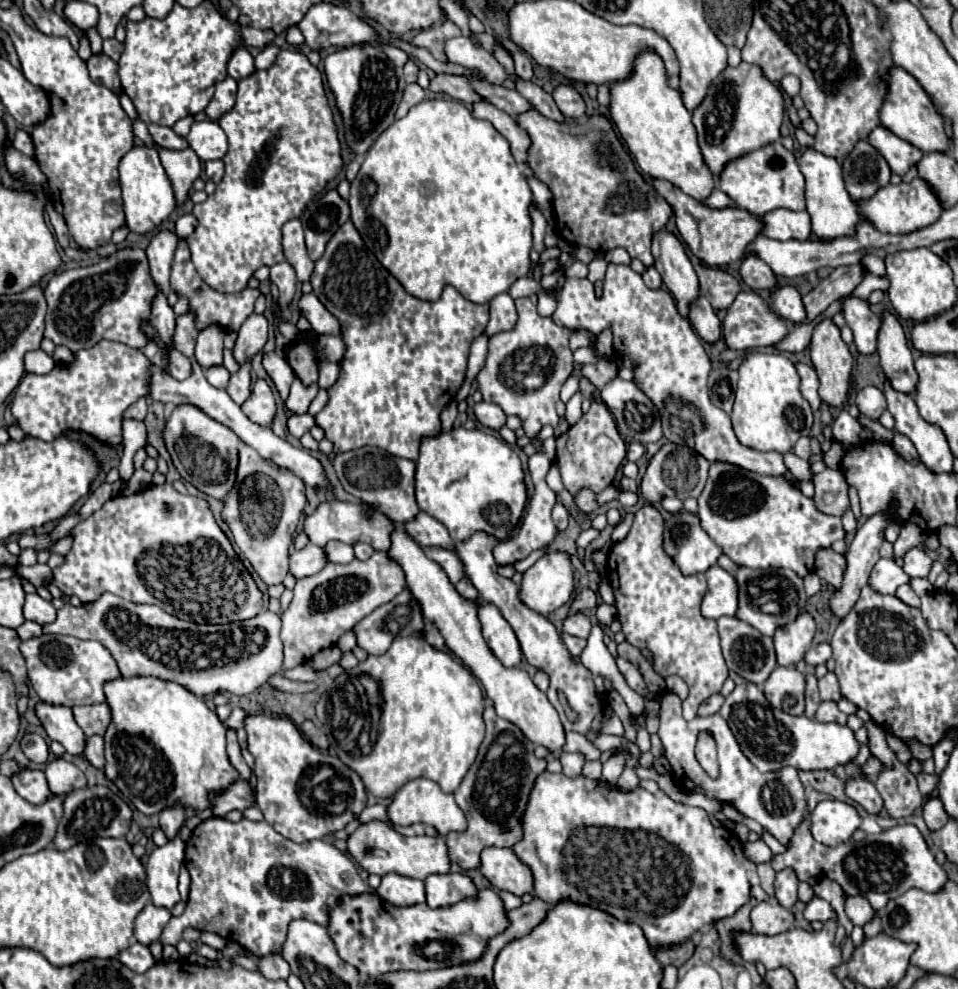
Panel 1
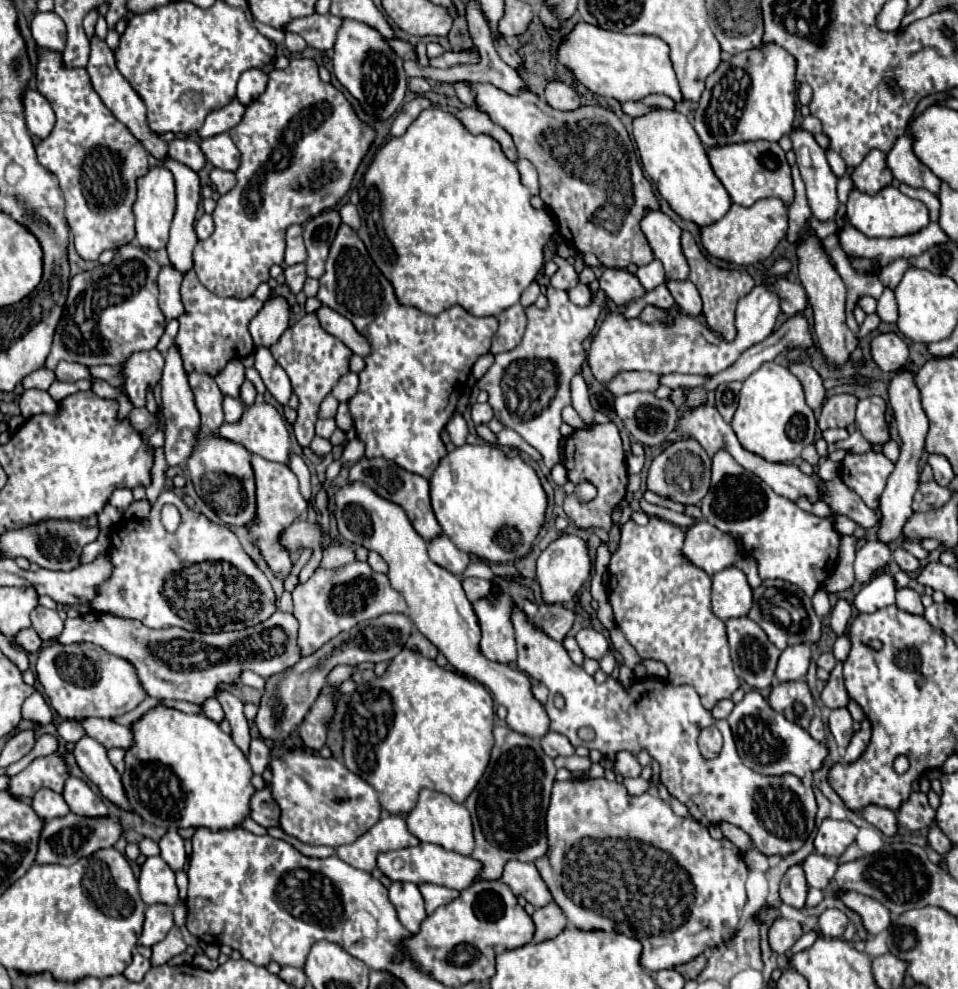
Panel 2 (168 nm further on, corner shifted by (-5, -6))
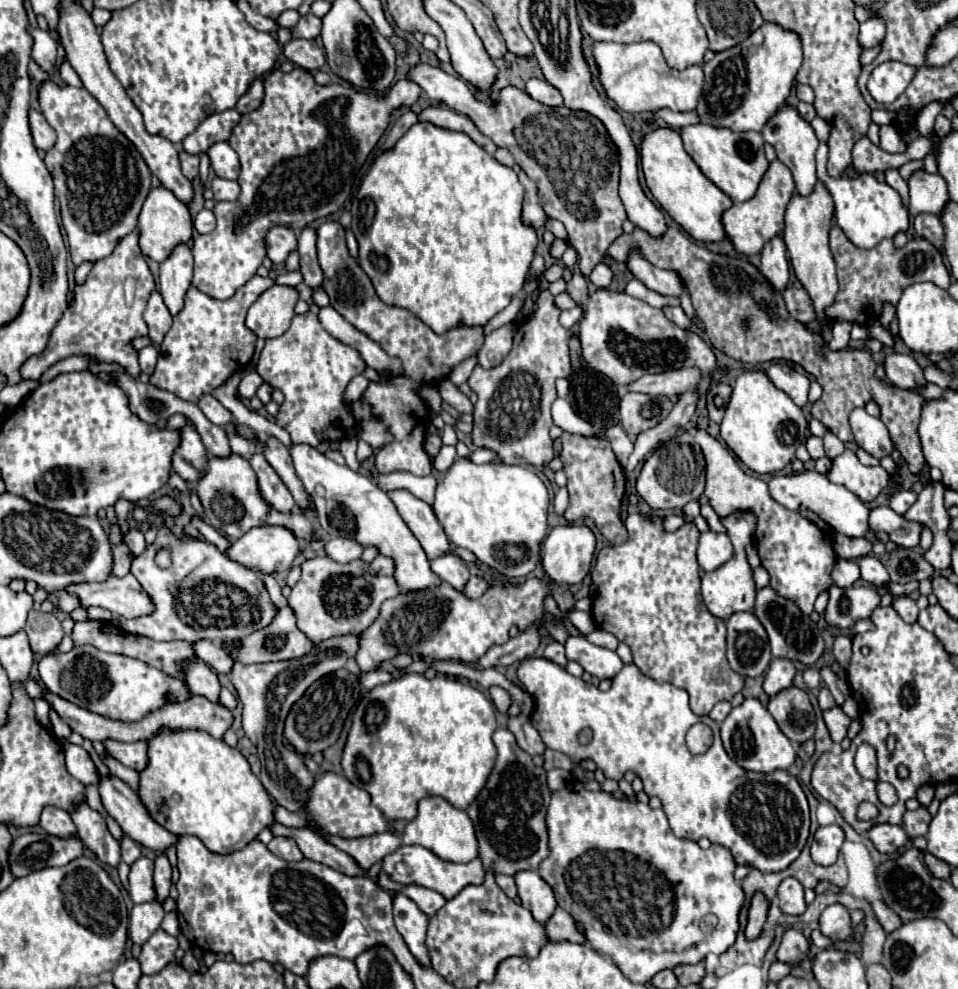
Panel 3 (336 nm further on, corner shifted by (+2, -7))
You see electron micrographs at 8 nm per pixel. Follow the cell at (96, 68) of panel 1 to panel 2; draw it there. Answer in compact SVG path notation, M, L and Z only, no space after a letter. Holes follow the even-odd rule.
M93 35L91 39L91 55L89 55L89 63L87 63L87 73L89 73L89 79L93 83L93 89L99 93L99 97L103 99L103 103L111 109L111 113L123 123L127 125L127 129L143 143L145 151L149 155L153 155L157 161L163 161L167 159L167 147L169 147L169 141L161 139L157 133L151 131L149 123L147 123L147 109L145 109L145 103L139 99L139 95L135 93L135 89L127 83L127 79L123 79L123 75L117 71L115 67L115 57L113 57L113 51L107 47L107 43L103 39L99 39L97 35Z

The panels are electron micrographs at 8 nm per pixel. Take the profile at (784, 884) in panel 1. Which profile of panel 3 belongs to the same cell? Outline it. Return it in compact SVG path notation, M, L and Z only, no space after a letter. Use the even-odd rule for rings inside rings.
M784 878L778 886L778 900L780 900L780 908L786 914L802 914L806 910L806 902L804 902L804 888L796 878Z

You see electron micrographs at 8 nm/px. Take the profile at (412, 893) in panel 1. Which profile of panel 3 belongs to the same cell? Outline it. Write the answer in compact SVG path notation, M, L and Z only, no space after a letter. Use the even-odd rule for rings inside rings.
M394 892L392 900L394 900L396 930L402 934L410 952L416 956L416 960L420 960L420 964L430 966L428 950L424 946L428 916L424 912L420 912L420 908L416 908L416 904L402 892Z

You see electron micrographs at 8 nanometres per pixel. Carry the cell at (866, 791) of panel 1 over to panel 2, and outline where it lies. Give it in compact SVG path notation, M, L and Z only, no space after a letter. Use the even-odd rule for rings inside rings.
M867 805L863 811L861 811L863 819L869 821L871 825L875 825L883 835L887 837L893 837L897 833L897 815L885 807L879 807L879 805Z

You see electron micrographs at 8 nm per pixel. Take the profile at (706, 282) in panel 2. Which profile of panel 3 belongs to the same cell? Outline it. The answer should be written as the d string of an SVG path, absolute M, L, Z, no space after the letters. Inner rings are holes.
M670 222L668 232L660 240L648 236L646 232L640 232L638 228L632 234L622 234L612 244L612 248L608 248L608 254L618 262L626 262L630 252L634 250L654 266L674 270L682 276L690 290L696 316L704 322L706 338L716 350L722 350L734 360L750 364L784 358L800 364L806 372L814 374L824 388L824 394L818 402L814 402L812 416L820 420L830 432L834 432L842 442L854 440L848 424L850 412L874 398L880 404L882 422L886 422L892 442L900 450L902 458L908 462L912 472L922 470L924 456L916 428L920 422L920 408L924 404L924 398L916 392L890 388L886 386L886 382L876 380L876 362L872 360L872 354L868 350L828 350L826 340L820 332L814 332L788 316L782 296L778 292L772 292L764 276L760 276L758 268L754 268L744 258L712 254L710 250L698 246L690 236L686 236L676 222ZM746 320L750 322L748 326L744 326Z

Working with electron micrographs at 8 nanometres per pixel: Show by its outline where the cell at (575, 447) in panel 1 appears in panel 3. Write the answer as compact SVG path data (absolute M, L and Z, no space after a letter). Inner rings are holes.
M562 434L562 452L560 460L564 464L564 472L568 476L568 494L570 504L564 512L564 518L574 524L580 518L592 518L602 536L610 544L622 544L626 540L626 528L620 520L620 502L624 496L624 470L614 456L608 438L586 438L576 434Z

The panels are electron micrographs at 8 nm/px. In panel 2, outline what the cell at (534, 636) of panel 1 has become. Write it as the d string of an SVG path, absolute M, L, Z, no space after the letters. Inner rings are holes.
M519 607L513 611L513 625L515 625L515 637L517 637L517 649L519 649L519 657L517 657L519 671L527 673L531 679L537 679L551 691L551 697L545 705L547 717L551 721L549 723L551 731L565 735L575 747L585 745L587 749L597 749L597 751L601 751L601 755L605 759L611 759L611 761L615 761L615 755L619 751L629 751L629 753L637 755L641 749L645 749L659 763L661 783L667 787L669 795L673 795L683 805L687 805L689 813L701 825L731 823L731 825L743 829L749 835L753 847L767 857L769 855L785 857L803 847L803 843L807 841L807 837L811 835L811 831L815 827L815 813L817 813L817 803L815 803L815 795L813 795L811 787L805 787L803 781L791 773L781 775L781 777L767 777L767 775L759 775L759 773L751 771L749 767L745 767L737 755L729 723L713 719L713 715L701 705L699 695L691 685L673 687L671 683L651 679L651 677L635 679L635 683L627 689L613 677L607 677L605 683L597 685L593 681L593 677L583 671L583 667L575 665L569 659L565 647L559 641L553 641L551 637L547 637L543 631L539 631L531 621L527 621L523 609L519 609ZM557 693L565 699L563 709L557 709L553 705L553 697ZM713 723L721 729L725 743L723 743L721 753L715 759L703 759L699 753L699 747L697 747L697 737L703 727L709 727ZM579 727L591 727L595 731L595 741L591 741L591 743L581 741L577 737Z

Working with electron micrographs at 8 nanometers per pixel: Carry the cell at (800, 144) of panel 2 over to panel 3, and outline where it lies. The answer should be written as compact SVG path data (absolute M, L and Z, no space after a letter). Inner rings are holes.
M784 106L780 112L776 112L776 116L772 116L772 120L768 120L768 124L762 130L762 136L766 142L770 142L778 154L778 160L782 164L786 164L794 176L796 182L796 192L800 196L808 196L814 192L814 186L818 182L816 178L816 148L818 148L818 138L814 136L812 126L800 118L798 110L792 106Z

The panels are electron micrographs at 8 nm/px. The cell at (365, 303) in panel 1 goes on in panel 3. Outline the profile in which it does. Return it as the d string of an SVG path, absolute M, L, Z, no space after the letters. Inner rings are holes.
M328 220L318 226L318 262L324 272L322 288L330 298L330 306L354 328L378 342L386 354L398 356L402 362L400 374L382 372L380 382L370 382L362 394L362 400L372 406L376 420L382 422L392 434L392 442L384 444L374 454L376 472L410 472L414 476L428 476L432 472L432 458L424 450L424 436L426 426L430 424L430 410L426 400L420 396L420 390L424 386L438 386L446 376L450 376L454 366L470 356L476 356L484 344L484 328L460 324L444 334L436 334L424 326L410 310L384 304L376 296L368 274L362 270L358 260L350 256L340 222Z

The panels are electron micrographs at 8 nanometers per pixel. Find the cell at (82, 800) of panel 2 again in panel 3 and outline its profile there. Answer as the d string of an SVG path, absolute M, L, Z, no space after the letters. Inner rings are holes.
M76 802L74 812L70 816L76 824L78 836L84 840L84 846L90 848L104 864L118 866L120 844L112 838L106 826L106 818L100 812L92 810L86 802Z

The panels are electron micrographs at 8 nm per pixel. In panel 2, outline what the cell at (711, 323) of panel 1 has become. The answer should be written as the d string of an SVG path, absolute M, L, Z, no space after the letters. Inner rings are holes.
M669 279L669 281L665 281L665 285L667 285L669 293L673 295L673 299L681 311L685 311L687 315L699 315L701 313L701 297L699 297L697 287L691 281Z

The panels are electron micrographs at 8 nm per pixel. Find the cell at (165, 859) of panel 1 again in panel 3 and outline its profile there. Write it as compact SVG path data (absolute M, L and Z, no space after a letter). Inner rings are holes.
M146 856L138 858L130 868L130 898L134 904L156 900L154 862Z

